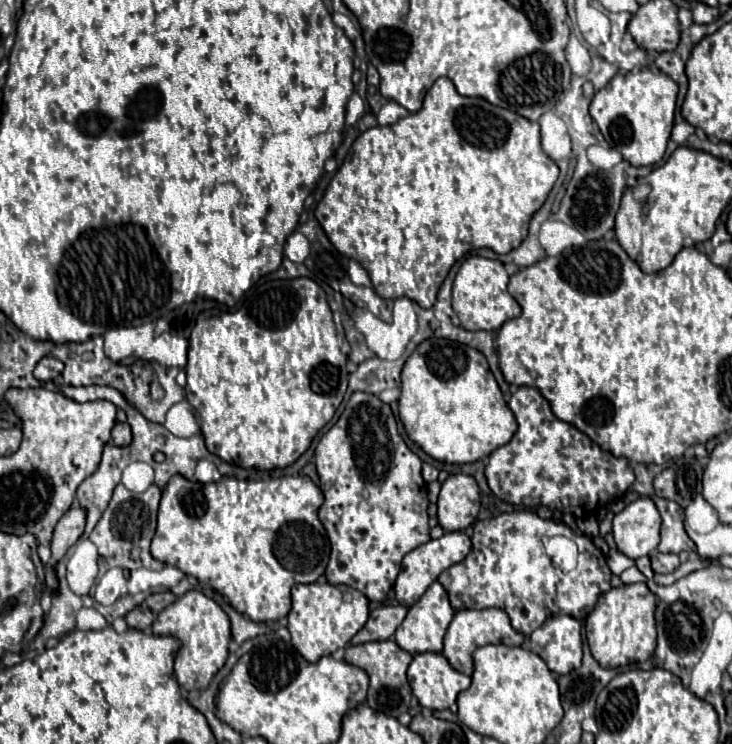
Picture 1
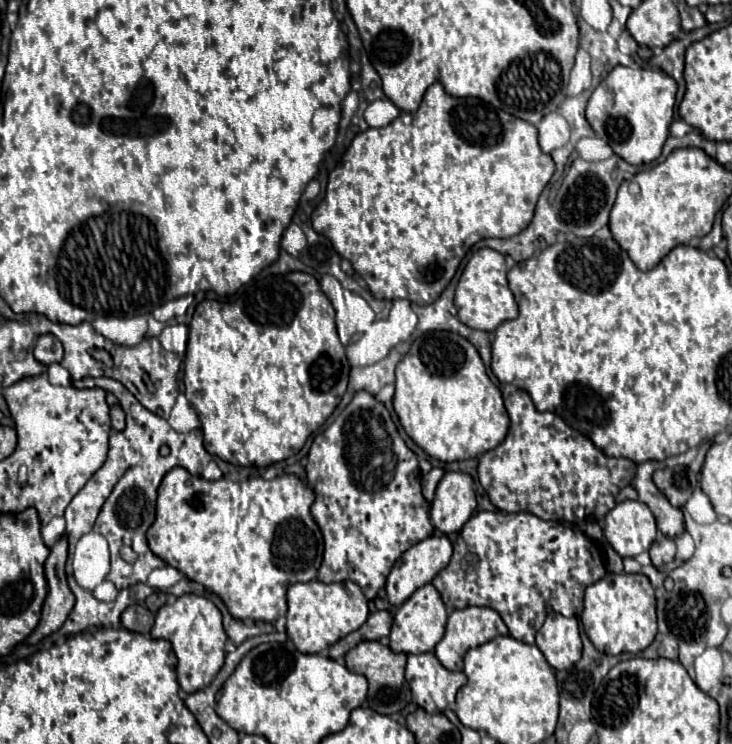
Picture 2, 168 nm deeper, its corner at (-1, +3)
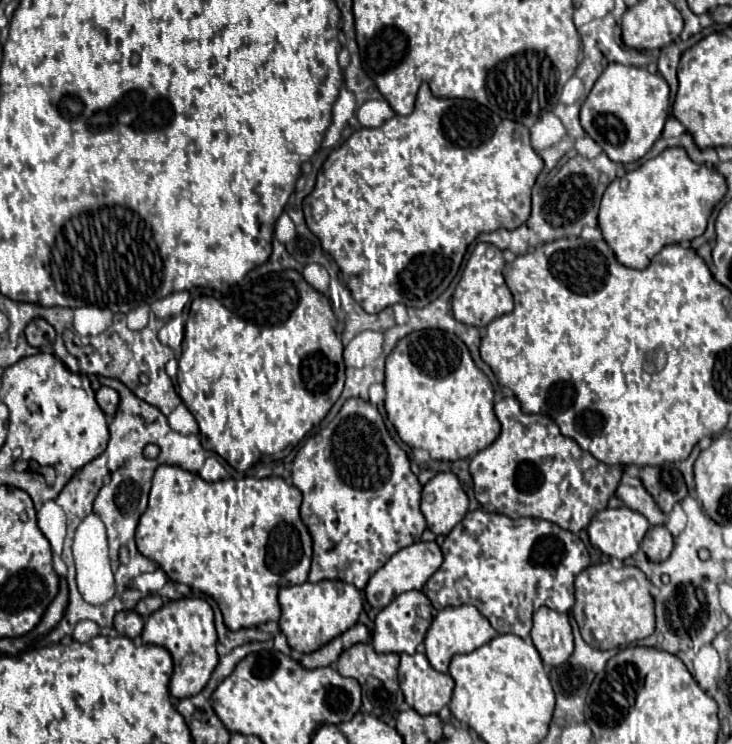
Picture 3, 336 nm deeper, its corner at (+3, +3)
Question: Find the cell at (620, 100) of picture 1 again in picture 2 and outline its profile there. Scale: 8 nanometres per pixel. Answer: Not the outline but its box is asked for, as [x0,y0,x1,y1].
[587,65,677,165]

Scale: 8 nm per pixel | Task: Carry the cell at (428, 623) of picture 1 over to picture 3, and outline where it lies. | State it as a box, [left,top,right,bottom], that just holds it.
[371,591,437,655]

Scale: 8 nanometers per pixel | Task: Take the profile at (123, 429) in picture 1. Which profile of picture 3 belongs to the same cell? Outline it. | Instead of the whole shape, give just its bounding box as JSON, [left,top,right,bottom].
[95,387,119,415]

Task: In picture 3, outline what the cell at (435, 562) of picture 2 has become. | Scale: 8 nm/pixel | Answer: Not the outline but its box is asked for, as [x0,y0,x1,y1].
[365,541,443,609]

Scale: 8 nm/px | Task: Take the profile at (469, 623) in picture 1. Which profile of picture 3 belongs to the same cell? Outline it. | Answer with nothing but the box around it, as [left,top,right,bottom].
[425,605,497,673]

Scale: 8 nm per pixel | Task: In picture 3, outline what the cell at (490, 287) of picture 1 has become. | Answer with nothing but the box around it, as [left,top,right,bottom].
[451,243,513,327]

